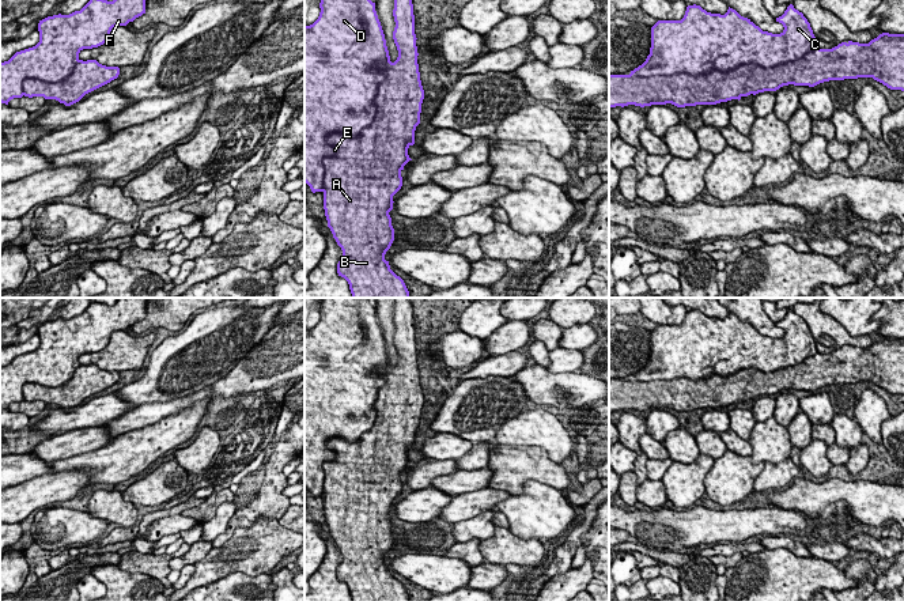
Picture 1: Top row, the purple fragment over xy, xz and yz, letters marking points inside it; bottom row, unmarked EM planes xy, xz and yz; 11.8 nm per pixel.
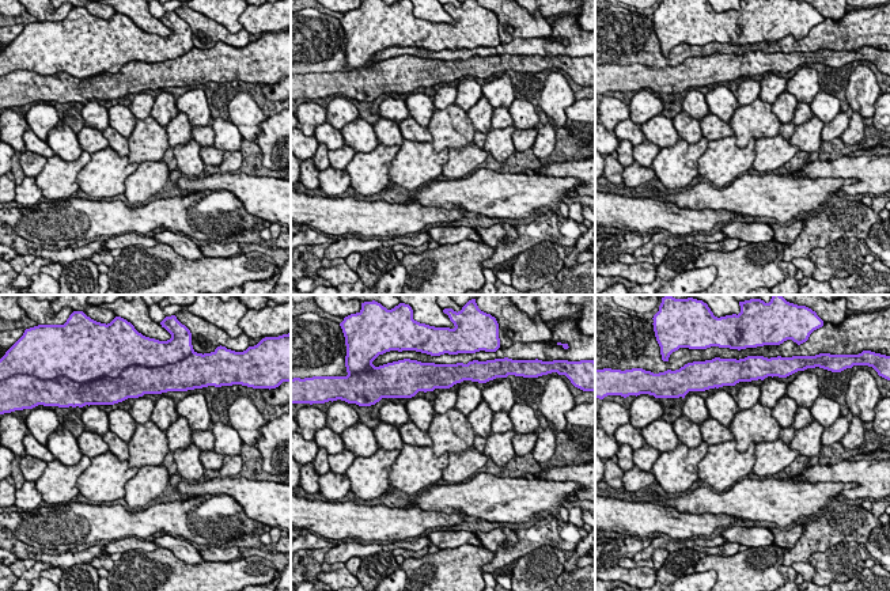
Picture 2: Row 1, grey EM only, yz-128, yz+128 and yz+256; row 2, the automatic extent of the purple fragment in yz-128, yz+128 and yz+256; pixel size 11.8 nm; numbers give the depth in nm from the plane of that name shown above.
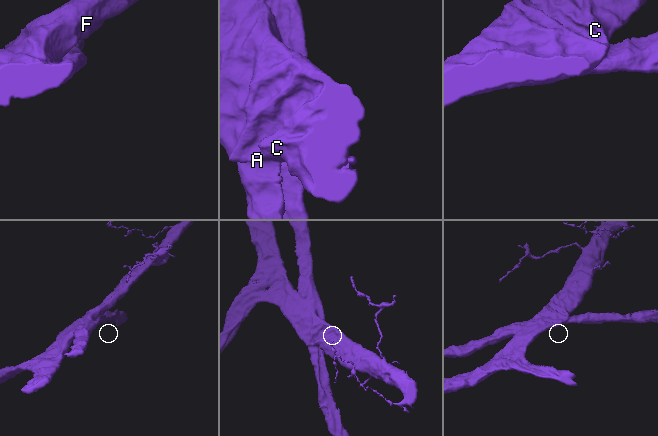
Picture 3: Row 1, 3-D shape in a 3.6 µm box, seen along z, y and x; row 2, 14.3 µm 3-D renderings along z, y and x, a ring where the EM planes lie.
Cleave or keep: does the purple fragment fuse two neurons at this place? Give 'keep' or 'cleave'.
cleave

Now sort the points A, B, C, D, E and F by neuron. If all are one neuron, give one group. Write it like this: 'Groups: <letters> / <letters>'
Groups: A B / C D E F

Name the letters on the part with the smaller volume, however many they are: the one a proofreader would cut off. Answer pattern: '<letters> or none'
A, B

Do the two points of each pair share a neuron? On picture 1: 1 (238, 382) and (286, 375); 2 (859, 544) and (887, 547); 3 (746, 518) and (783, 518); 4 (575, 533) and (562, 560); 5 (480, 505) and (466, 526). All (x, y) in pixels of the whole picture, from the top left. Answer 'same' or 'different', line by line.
1: same
2: same
3: same
4: same
5: different

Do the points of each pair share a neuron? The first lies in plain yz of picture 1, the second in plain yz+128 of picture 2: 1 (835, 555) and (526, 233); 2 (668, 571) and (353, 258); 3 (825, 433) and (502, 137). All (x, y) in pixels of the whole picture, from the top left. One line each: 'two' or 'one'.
1: two
2: one
3: two

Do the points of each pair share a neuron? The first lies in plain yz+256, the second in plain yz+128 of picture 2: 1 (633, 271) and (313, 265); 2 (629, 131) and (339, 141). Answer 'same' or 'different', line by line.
1: different
2: same

